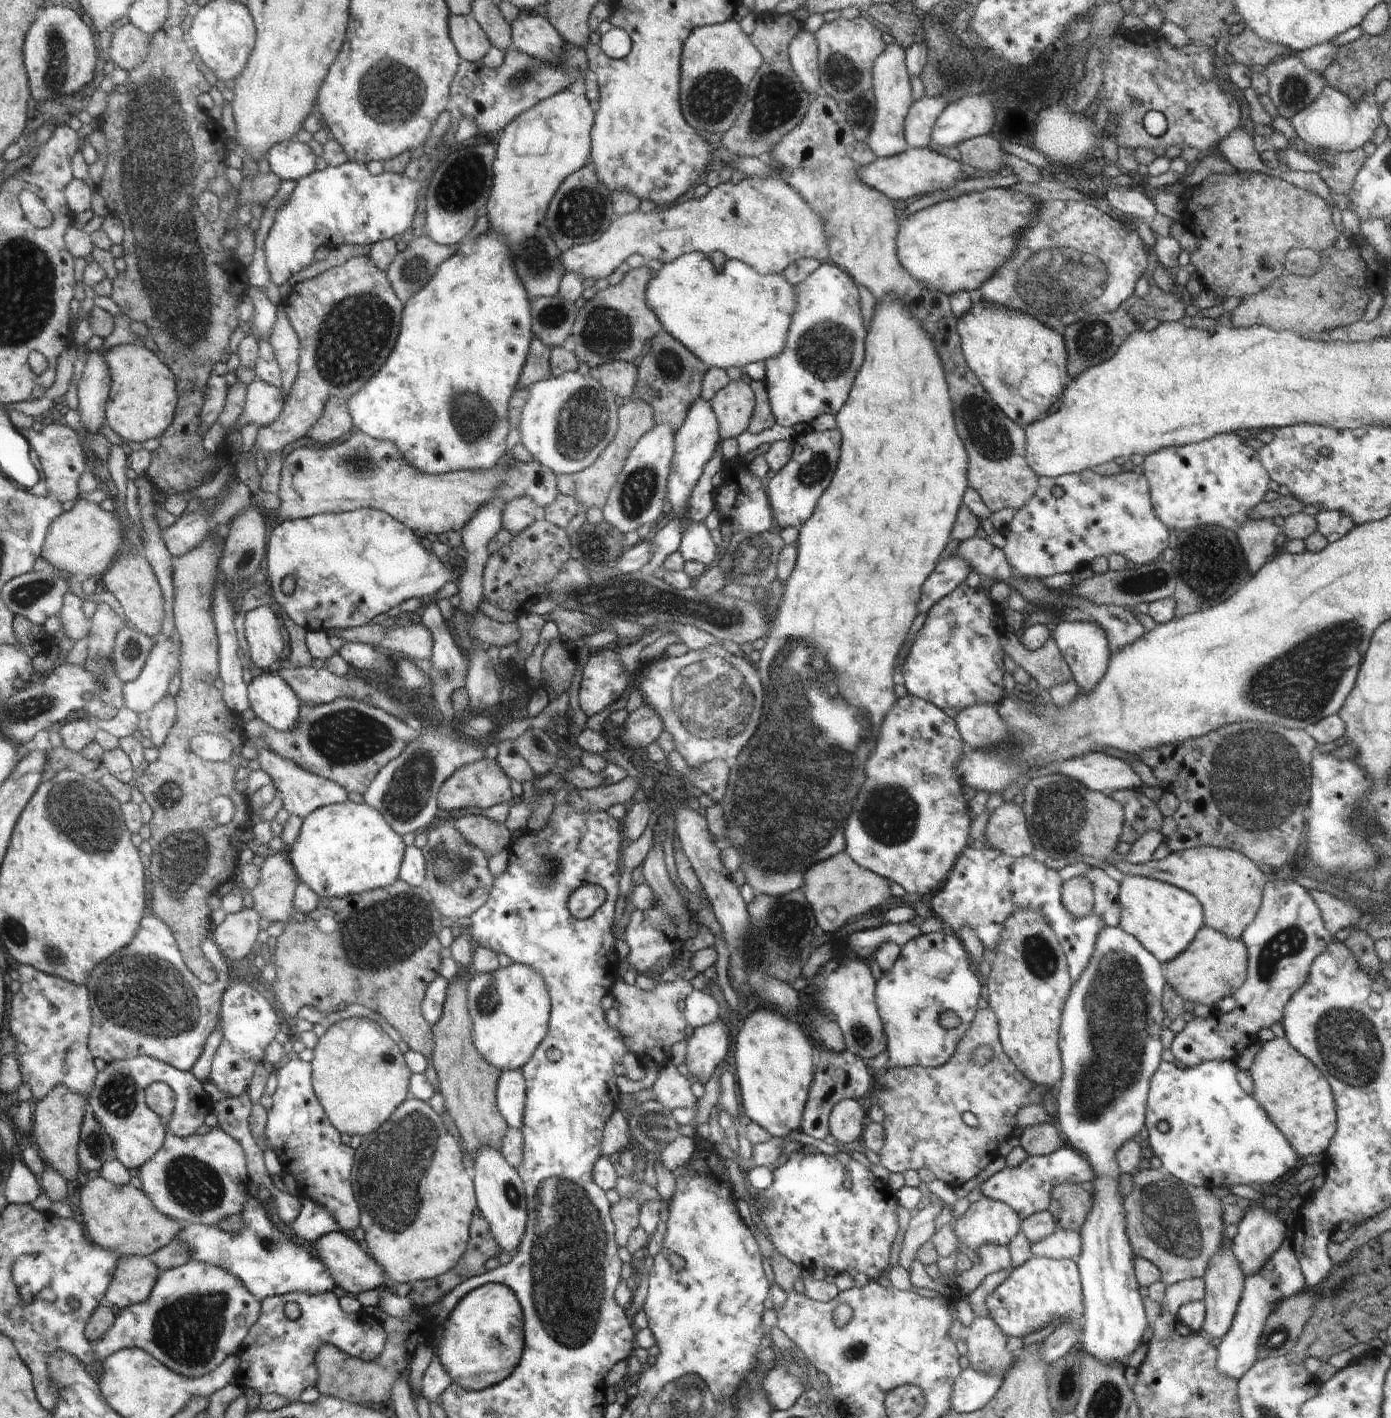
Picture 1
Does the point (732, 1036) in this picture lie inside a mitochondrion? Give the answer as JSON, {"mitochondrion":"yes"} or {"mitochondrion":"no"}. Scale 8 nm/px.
{"mitochondrion":"no"}

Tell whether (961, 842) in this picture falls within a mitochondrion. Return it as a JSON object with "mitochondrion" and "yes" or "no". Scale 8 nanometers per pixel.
{"mitochondrion":"no"}

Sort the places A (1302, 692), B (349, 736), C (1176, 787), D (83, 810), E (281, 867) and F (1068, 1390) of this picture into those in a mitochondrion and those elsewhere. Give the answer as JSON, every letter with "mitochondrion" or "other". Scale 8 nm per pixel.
{"A":"mitochondrion","B":"mitochondrion","C":"other","D":"mitochondrion","E":"other","F":"mitochondrion"}

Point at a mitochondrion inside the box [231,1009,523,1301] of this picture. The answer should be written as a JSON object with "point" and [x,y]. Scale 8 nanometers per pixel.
{"point":[391,1172]}

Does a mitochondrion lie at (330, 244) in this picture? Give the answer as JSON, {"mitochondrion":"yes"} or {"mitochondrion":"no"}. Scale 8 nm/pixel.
{"mitochondrion":"no"}

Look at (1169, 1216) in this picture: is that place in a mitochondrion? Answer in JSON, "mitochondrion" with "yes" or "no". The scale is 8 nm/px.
{"mitochondrion":"yes"}

